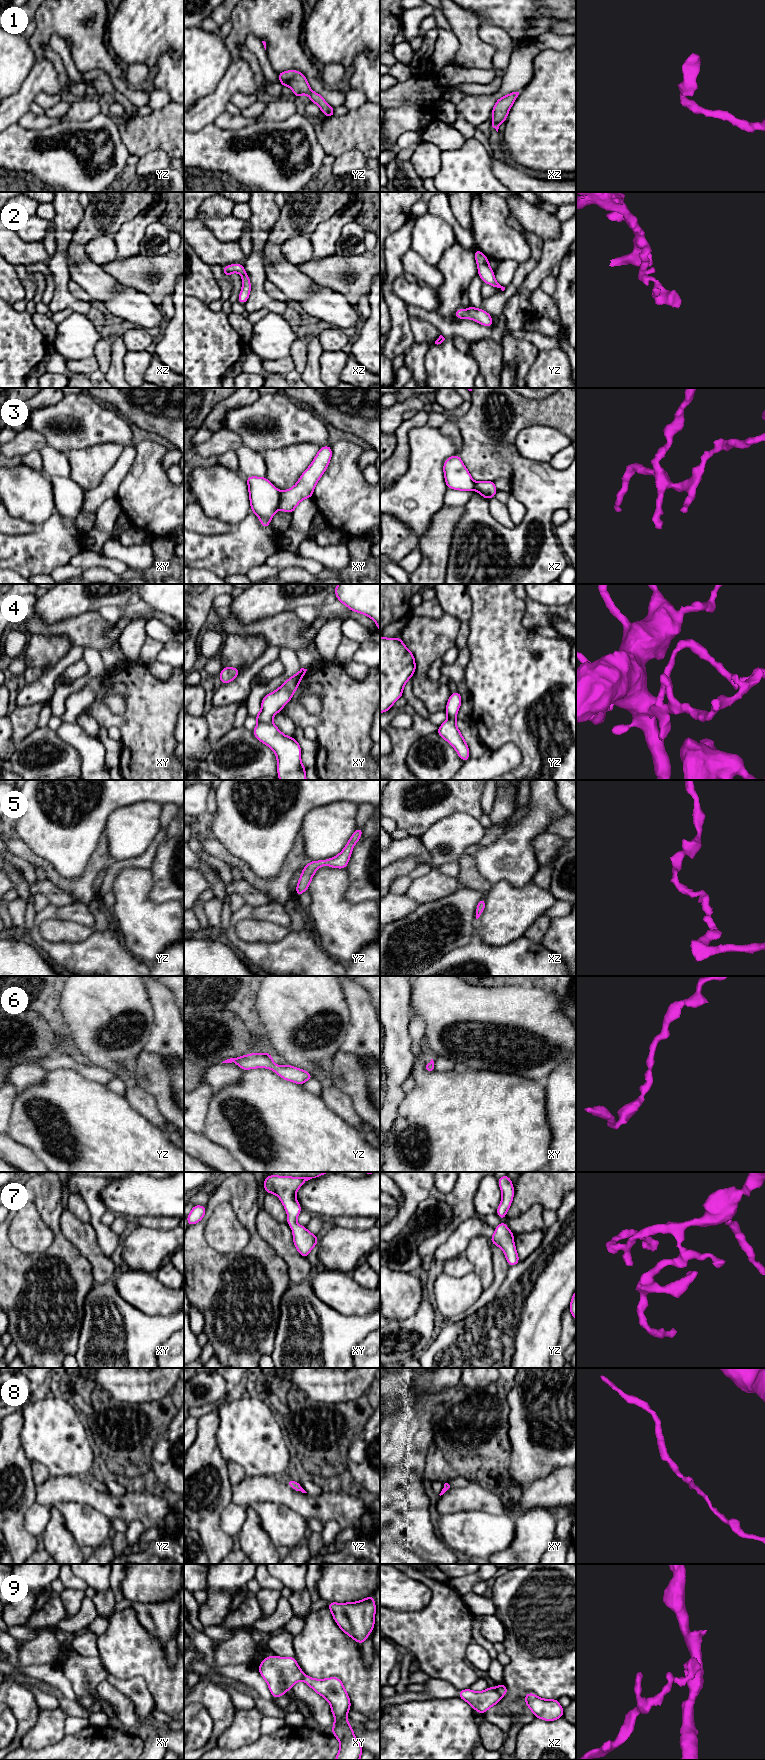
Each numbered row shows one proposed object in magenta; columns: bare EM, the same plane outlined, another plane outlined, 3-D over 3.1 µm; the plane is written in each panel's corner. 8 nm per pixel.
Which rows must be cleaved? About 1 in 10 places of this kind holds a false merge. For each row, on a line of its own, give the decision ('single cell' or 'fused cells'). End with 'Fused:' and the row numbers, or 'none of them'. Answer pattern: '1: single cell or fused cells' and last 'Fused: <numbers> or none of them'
1: single cell
2: single cell
3: fused cells
4: single cell
5: single cell
6: single cell
7: single cell
8: single cell
9: fused cells
Fused: 3, 9

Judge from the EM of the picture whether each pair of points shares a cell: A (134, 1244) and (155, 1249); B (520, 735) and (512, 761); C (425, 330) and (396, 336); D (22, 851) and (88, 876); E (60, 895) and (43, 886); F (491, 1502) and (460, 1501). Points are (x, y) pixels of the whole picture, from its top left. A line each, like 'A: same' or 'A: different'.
A: same
B: different
C: different
D: same
E: same
F: same

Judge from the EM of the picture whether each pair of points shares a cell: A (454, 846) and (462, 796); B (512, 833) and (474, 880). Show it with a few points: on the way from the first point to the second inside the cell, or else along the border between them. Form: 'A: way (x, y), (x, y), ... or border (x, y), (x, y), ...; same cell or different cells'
A: border (477, 818), (466, 813), (452, 813), (437, 821); different cells
B: border (476, 850), (475, 866), (492, 884); different cells

